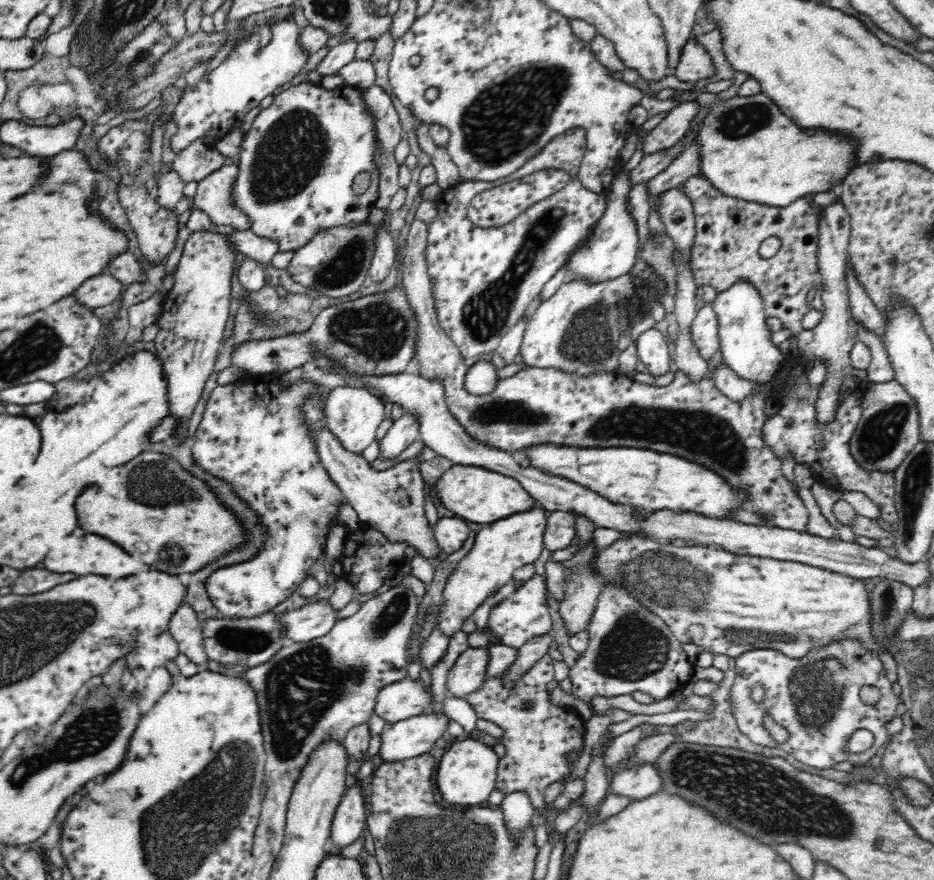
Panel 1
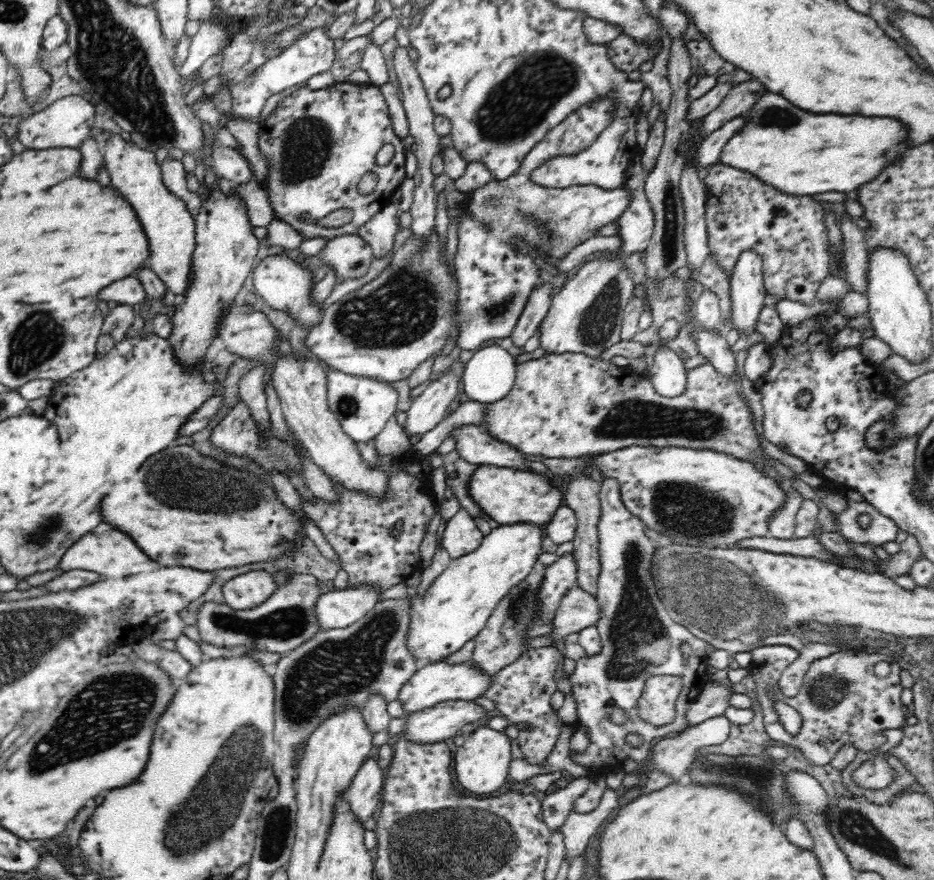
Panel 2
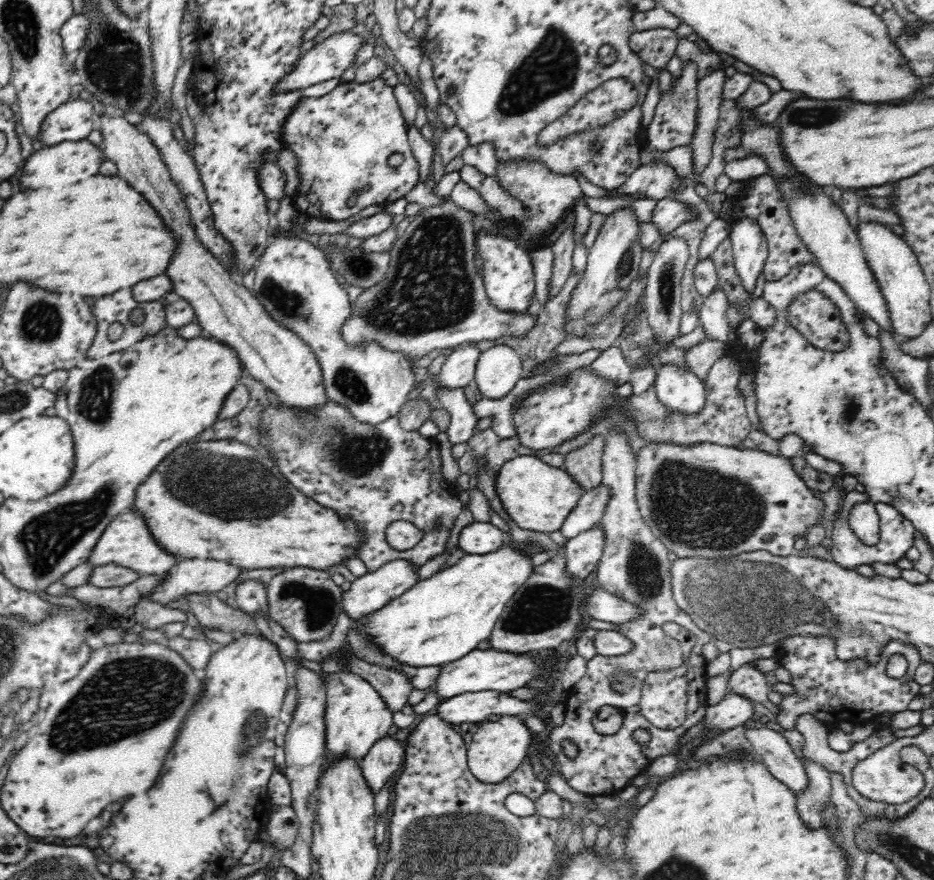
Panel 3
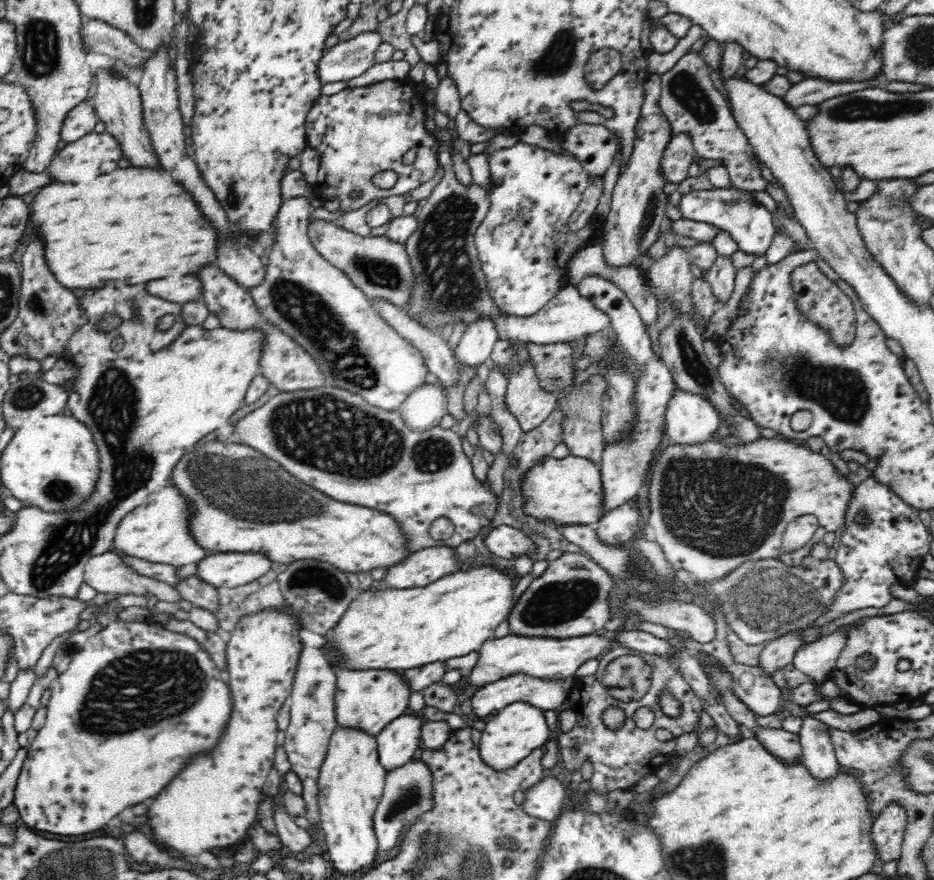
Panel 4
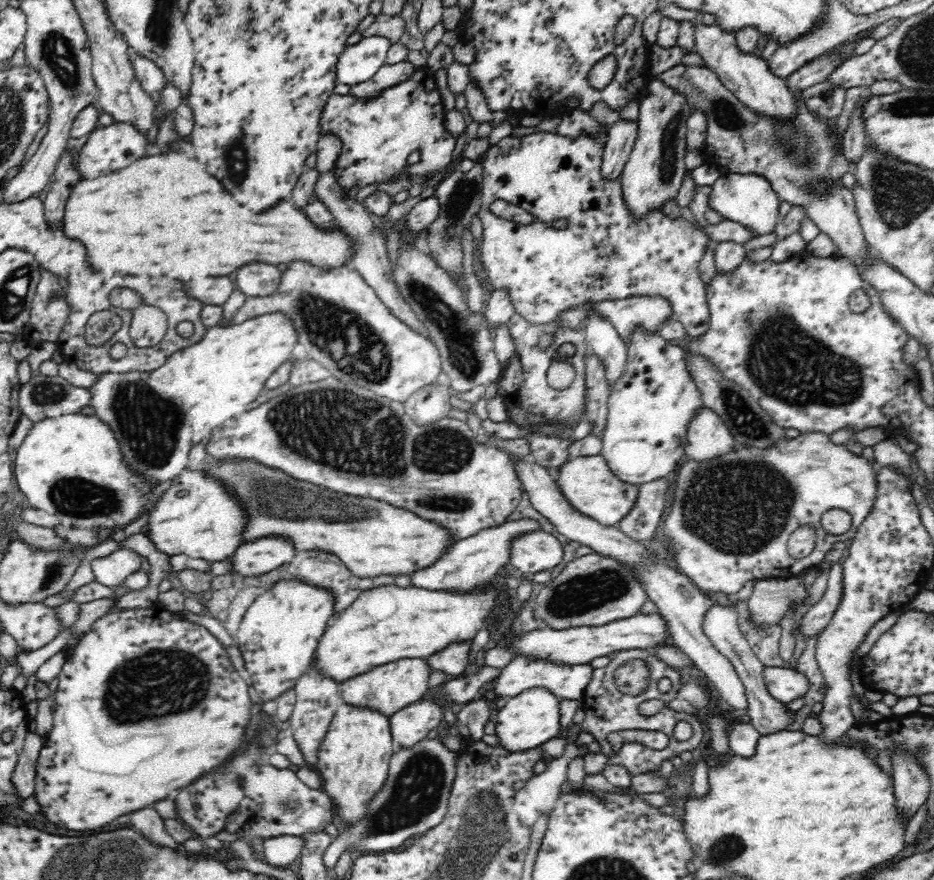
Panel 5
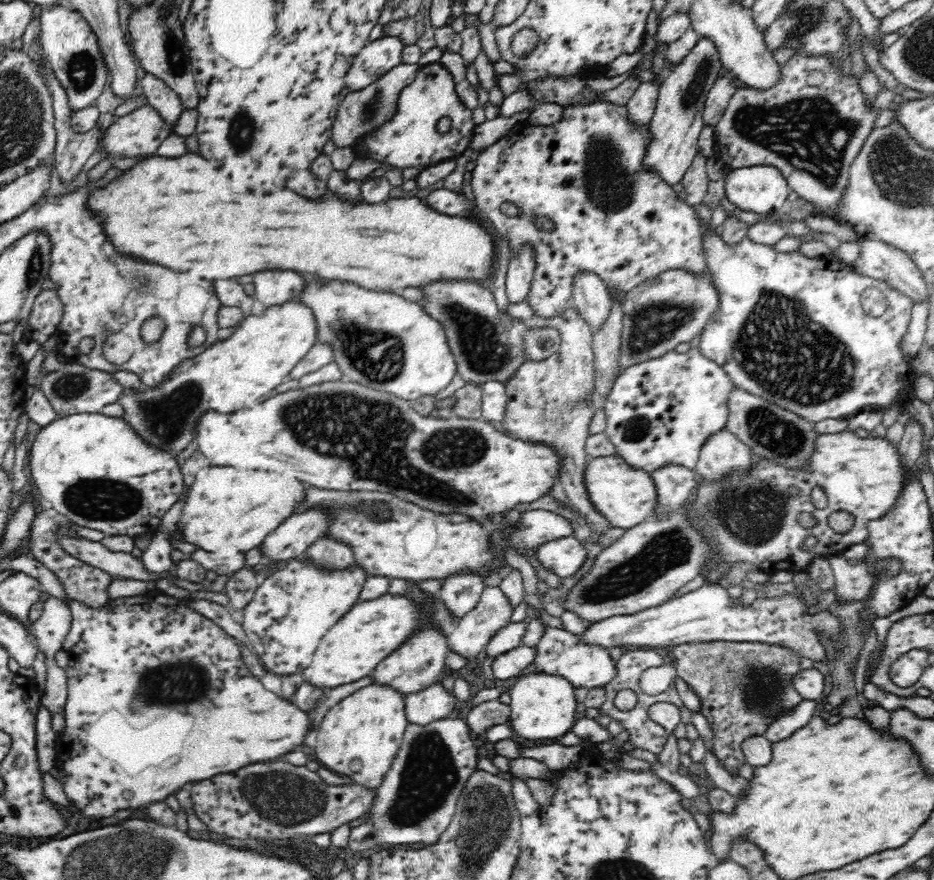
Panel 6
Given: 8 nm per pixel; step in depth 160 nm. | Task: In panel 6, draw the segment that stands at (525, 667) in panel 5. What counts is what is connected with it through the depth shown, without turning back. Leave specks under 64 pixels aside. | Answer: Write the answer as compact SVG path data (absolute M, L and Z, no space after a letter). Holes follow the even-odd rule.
M543 624L543 634L540 642L534 646L536 656L532 658L530 666L532 673L550 673L550 675L562 676L572 687L591 688L602 687L610 682L616 674L615 662L610 658L608 649L600 646L588 645L578 641L578 637L562 629L548 627Z

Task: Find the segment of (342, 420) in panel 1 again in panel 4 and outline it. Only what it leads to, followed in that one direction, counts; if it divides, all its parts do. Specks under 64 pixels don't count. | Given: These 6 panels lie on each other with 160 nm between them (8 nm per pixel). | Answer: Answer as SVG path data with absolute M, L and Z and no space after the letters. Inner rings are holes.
M296 196L296 198L289 198L282 202L276 218L273 224L274 238L272 238L272 244L268 246L269 252L266 257L267 263L264 266L264 278L262 283L251 289L251 295L258 307L258 310L262 313L262 316L270 323L276 325L282 332L290 335L306 352L309 352L314 360L318 363L320 370L325 378L325 384L327 386L338 387L344 389L352 394L358 395L360 398L366 400L366 403L378 408L384 409L384 411L396 411L399 406L406 400L409 394L412 394L416 388L422 386L425 382L429 381L428 369L424 365L424 357L422 353L414 346L410 341L402 338L396 330L394 330L383 319L381 314L374 303L368 303L368 296L362 293L346 276L346 273L342 273L342 269L337 269L334 265L330 264L315 248L312 244L311 238L308 234L308 216L313 210L313 206L308 198L305 196Z

